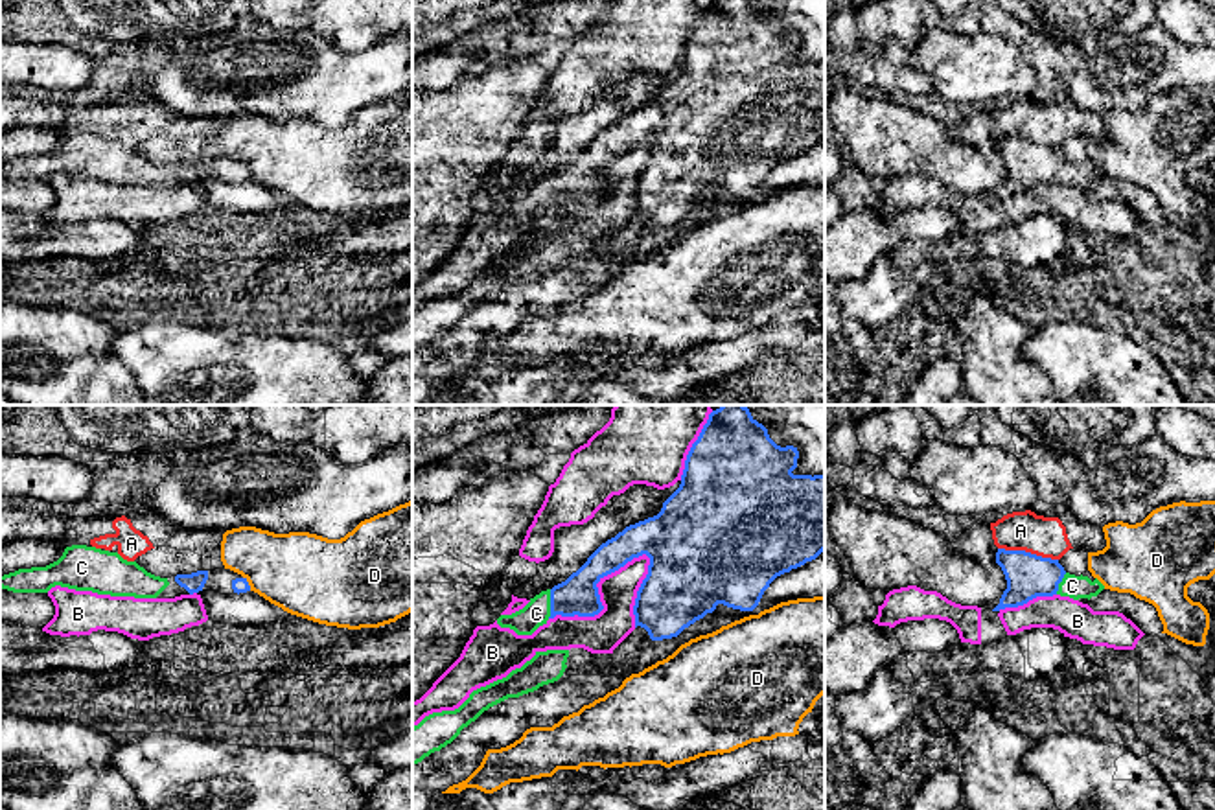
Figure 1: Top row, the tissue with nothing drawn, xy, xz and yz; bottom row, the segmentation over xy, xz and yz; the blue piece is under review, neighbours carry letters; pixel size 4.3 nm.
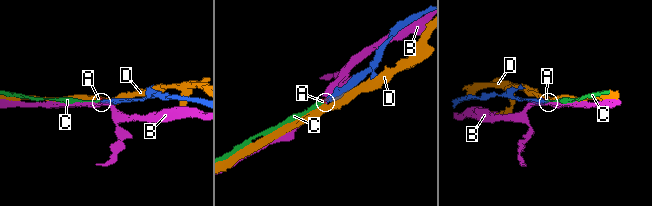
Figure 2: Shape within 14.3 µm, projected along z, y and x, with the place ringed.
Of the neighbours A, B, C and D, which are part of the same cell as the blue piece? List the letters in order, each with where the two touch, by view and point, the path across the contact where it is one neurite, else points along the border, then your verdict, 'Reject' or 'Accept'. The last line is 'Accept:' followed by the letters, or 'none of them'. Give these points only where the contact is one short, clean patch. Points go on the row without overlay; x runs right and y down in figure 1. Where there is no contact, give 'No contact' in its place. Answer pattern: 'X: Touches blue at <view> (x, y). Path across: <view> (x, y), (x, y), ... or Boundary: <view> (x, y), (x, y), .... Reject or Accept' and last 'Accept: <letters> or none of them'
A: Touches blue at yz (1028, 140). Reject
B: Touches blue at xz (599, 185). Reject
C: Touches blue at xz (551, 192). Path across: xz (578, 183), (551, 192), (536, 201). Accept
D: Touches blue at xy (247, 172). Reject
Accept: C

